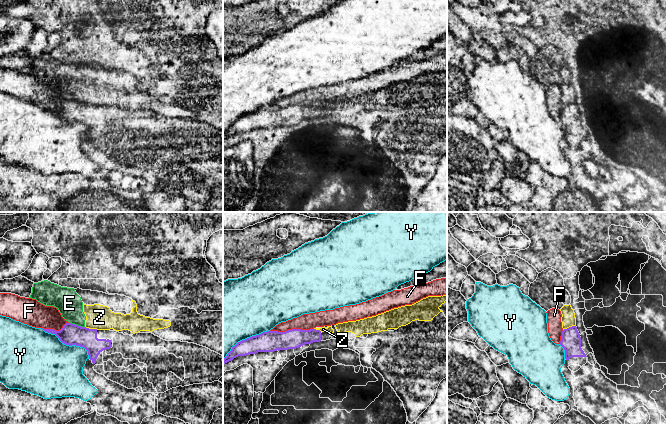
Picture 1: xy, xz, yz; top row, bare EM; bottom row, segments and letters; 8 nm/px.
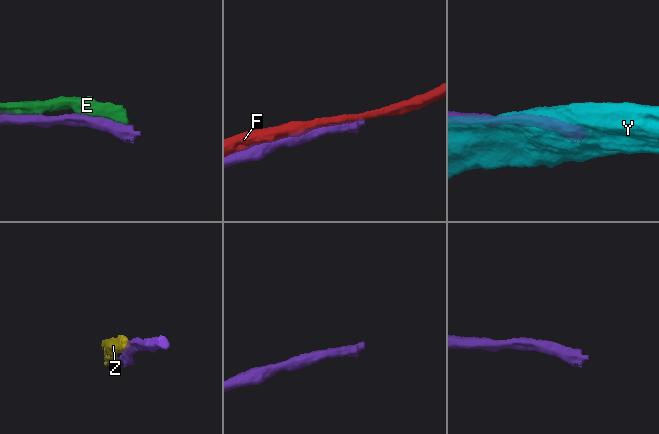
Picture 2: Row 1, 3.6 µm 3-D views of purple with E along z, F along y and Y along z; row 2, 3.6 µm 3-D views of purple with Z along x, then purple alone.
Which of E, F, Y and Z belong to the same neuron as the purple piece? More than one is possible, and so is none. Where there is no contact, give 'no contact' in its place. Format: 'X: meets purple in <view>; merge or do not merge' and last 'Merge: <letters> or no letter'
E: meets purple in xy; do not merge
F: meets purple in xz; do not merge
Y: meets purple in xy; do not merge
Z: meets purple in xy; do not merge
Merge: no letter

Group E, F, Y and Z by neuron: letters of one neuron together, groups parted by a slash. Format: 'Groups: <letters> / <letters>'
Groups: E Z / F / Y

